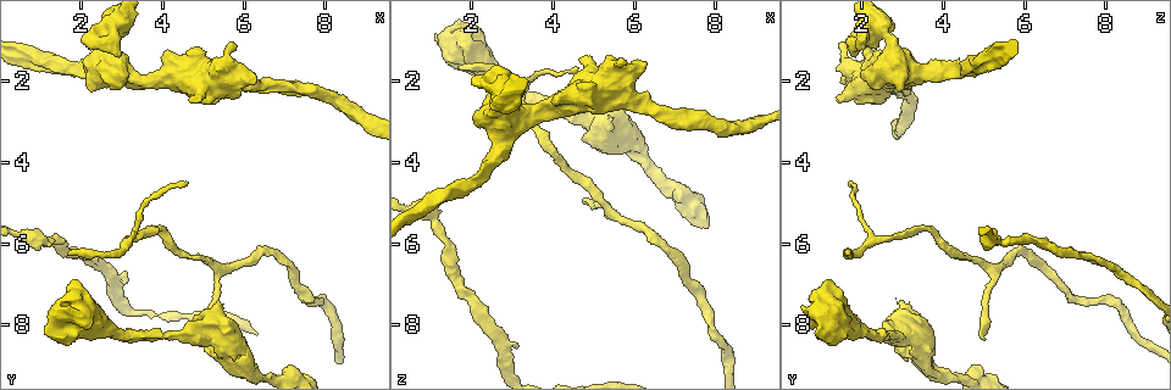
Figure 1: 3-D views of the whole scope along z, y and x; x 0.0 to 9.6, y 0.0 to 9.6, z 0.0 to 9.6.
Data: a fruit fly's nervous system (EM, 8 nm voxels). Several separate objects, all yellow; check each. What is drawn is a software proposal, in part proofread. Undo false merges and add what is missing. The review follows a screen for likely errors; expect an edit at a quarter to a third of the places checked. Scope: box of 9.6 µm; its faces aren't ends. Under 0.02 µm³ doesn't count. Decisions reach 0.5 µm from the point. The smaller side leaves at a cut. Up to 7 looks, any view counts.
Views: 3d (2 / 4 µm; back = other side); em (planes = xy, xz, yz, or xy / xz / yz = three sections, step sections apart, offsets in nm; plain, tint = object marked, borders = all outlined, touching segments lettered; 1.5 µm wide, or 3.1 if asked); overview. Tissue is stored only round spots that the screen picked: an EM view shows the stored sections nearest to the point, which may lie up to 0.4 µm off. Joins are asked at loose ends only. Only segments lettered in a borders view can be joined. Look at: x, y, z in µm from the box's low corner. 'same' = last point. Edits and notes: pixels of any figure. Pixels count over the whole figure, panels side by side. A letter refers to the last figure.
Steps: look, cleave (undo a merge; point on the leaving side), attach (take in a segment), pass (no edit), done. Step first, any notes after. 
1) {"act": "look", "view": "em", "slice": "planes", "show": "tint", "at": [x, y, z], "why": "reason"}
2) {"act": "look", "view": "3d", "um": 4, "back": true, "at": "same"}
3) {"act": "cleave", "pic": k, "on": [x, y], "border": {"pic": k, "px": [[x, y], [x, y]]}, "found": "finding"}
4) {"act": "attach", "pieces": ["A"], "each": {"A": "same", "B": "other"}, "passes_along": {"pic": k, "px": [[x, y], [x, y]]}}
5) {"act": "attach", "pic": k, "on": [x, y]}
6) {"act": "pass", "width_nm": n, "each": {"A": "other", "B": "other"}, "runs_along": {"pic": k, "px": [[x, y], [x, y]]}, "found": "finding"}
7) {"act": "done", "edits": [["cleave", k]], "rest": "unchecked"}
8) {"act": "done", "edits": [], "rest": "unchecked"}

{"act": "look", "view": "3d", "um": 4, "at": [5.00, 2.45, 1.45], "why": "thick end"}

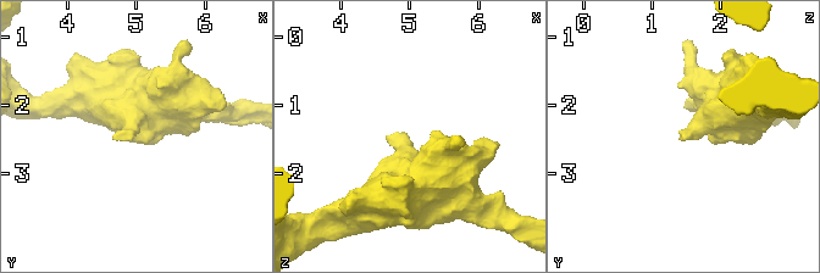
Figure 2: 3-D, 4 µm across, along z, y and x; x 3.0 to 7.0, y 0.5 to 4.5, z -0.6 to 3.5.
{"act": "look", "view": "em", "slice": "planes", "show": "tint", "at": [4.95, 2.50, 1.45]}

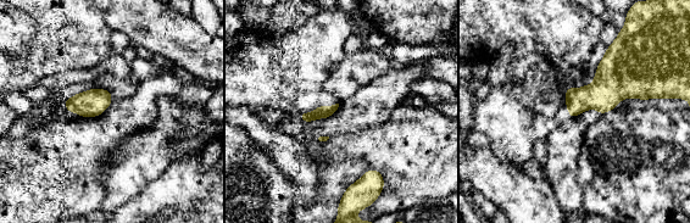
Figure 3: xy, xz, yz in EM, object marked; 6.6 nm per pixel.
{"act": "look", "view": "em", "slice": "planes", "show": "borders", "at": "same"}

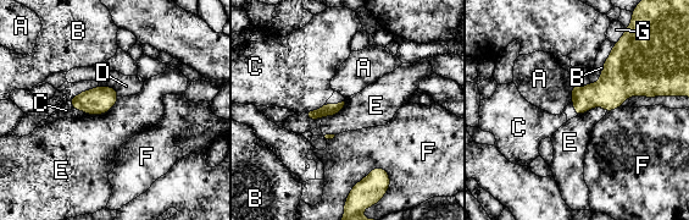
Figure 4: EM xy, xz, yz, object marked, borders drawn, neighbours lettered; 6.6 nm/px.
{"act": "attach", "pieces": ["C"], "longest_contact_nm": ["D", 340], "each": {"A": "other", "B": "other", "C": "same", "D": "other", "E": "other", "F": "other", "G": "other"}, "found": "the neuron continues"}

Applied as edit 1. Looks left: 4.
{"act": "look", "view": "overview", "why": "redraw"}

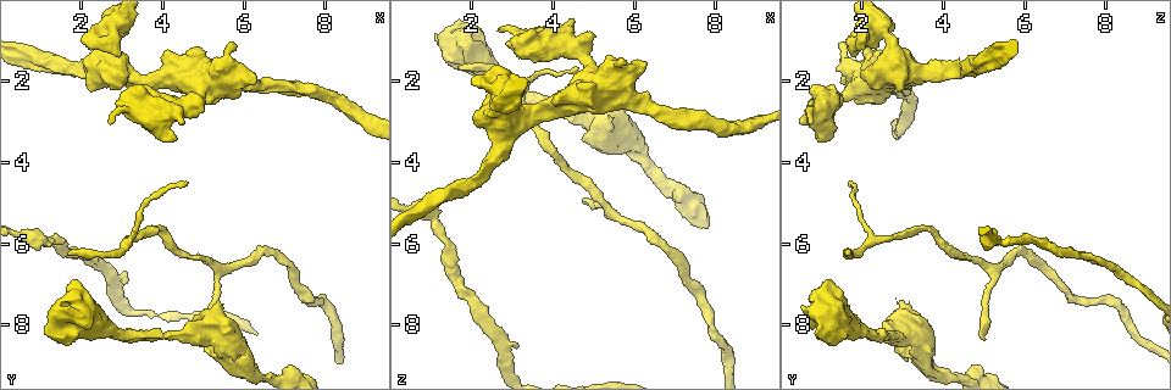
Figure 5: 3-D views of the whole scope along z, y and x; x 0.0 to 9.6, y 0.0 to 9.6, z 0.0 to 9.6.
{"act": "look", "view": "3d", "um": 4, "at": [4.65, 8.30, 2.80], "why": "sudden change in width"}

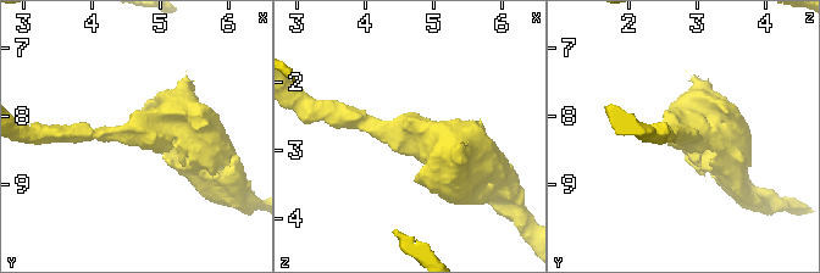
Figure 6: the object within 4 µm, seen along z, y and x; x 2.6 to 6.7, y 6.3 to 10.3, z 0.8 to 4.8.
{"act": "look", "view": "em", "slice": "planes", "show": "borders", "at": [4.70, 8.25, 2.75], "arm_widths_nm": [200, 550], "why": "now the EM"}

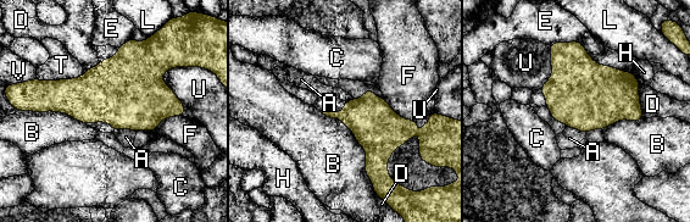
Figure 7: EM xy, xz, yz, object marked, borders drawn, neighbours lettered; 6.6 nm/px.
{"act": "pass", "each": {"A": "other", "B": "other", "C": "other", "D": "other", "E": "other", "F": "other", "H": "other", "L": "other", "T": "other", "U": "other", "V": "other"}, "found": "continuous, no second neuron"}

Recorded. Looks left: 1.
{"act": "done", "edits": [["attach", 4]], "rest": "unchecked"}

